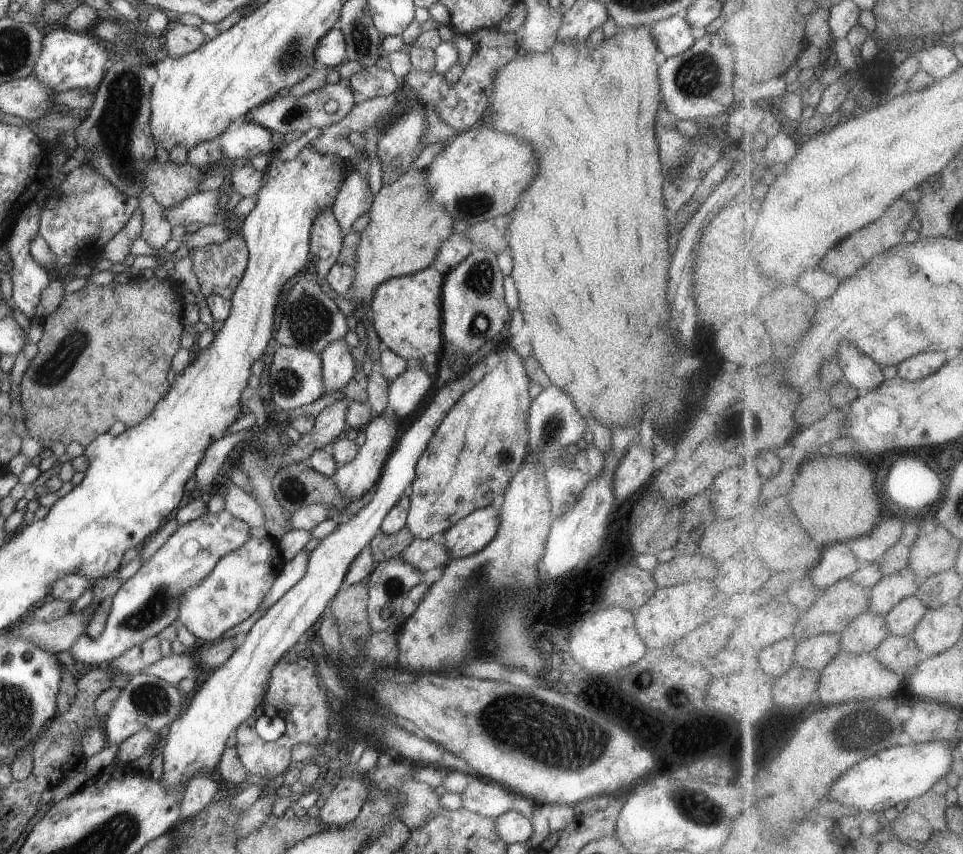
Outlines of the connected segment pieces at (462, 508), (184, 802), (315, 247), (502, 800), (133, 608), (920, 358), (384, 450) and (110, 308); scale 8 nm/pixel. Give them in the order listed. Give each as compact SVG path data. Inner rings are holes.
M504 340L496 353L501 353L499 363L488 370L480 382L462 394L452 409L446 414L436 430L428 448L420 456L416 466L416 478L412 482L412 495L407 515L406 528L415 539L432 539L434 534L448 531L462 518L480 508L495 505L502 499L512 476L518 472L529 448L530 425L527 423L530 404L530 378L522 359L514 348Z
M196 772L184 788L180 806L181 819L190 820L192 816L196 816L213 802L218 793L217 784L212 780L210 772Z
M324 208L316 214L310 232L310 263L316 271L317 280L326 279L343 246L344 232L340 229L331 208Z
M469 776L468 785L460 794L462 806L468 811L491 818L500 817L510 811L516 795L499 783Z
M226 510L206 512L201 518L178 526L178 530L168 538L164 546L144 562L132 578L120 583L118 592L113 596L107 624L100 636L92 638L84 634L81 638L76 638L76 642L68 648L74 662L94 667L105 666L120 654L156 637L172 625L178 619L178 606L184 590L208 576L224 554L238 550L248 542L251 538L249 530L246 522L234 518Z
M924 352L900 364L899 376L907 381L922 381L940 372L947 363L946 352Z
M383 413L382 416L376 416L368 426L362 431L366 435L366 442L359 447L357 456L349 464L338 467L332 479L335 481L336 487L340 494L350 501L360 500L364 494L372 490L376 482L382 475L385 460L388 460L390 452L394 444L396 444L396 436L398 428L401 427L401 422L396 420L396 416Z
M137 276L128 284L112 282L108 286L90 284L74 292L65 294L60 306L50 316L42 318L44 335L38 342L38 354L31 360L22 384L20 400L26 418L26 432L39 442L60 442L66 446L78 442L88 447L100 434L105 434L114 422L126 422L126 427L143 422L160 398L168 394L168 368L181 348L184 332L182 320L184 302L182 288L170 278L145 278ZM102 404L112 404L112 414L104 414Z

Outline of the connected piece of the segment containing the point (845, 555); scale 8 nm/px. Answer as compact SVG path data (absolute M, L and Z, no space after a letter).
M850 542L836 544L824 554L820 566L814 570L812 576L820 588L830 588L844 578L852 578L861 566L862 563L852 550Z

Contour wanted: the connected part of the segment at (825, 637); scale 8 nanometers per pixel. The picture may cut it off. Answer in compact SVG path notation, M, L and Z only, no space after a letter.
M822 634L808 638L798 648L798 664L810 670L828 668L842 652L842 634Z

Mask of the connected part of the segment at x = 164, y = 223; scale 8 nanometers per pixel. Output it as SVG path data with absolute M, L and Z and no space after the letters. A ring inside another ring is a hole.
M142 190L138 194L139 208L142 210L143 224L141 238L150 244L154 250L161 251L162 248L171 240L170 222L162 216L165 208L160 206L154 198Z

